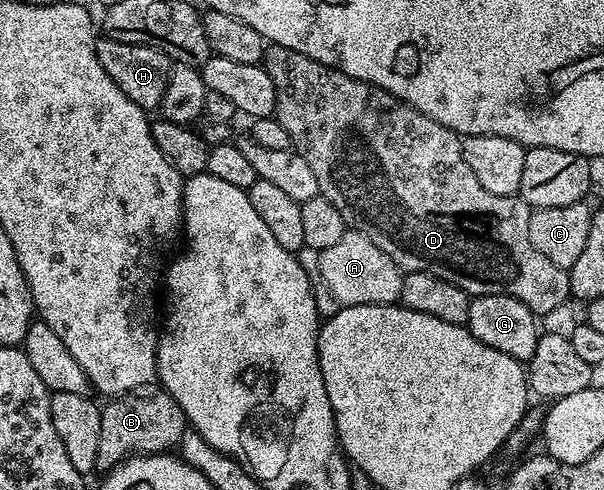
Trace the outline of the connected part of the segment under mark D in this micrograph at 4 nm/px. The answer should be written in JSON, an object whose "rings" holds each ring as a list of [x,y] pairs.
{"rings":[[[270,44],[266,48],[263,68],[267,71],[267,75],[271,75],[271,83],[275,83],[277,121],[283,123],[283,128],[287,130],[290,146],[296,149],[299,155],[303,155],[303,159],[307,159],[311,171],[315,174],[315,179],[319,179],[320,196],[335,203],[335,211],[339,211],[339,215],[343,215],[346,226],[353,231],[363,230],[371,239],[371,243],[375,243],[387,255],[391,255],[391,259],[400,269],[403,271],[421,270],[435,275],[439,279],[447,279],[447,283],[455,283],[455,287],[459,287],[464,293],[473,297],[483,295],[514,297],[519,299],[519,303],[523,303],[534,315],[552,311],[554,307],[564,305],[570,300],[568,272],[555,267],[555,263],[551,263],[551,259],[539,255],[539,251],[535,251],[535,247],[531,247],[531,235],[527,235],[530,205],[526,201],[522,201],[520,196],[491,195],[491,191],[479,187],[479,179],[475,179],[471,167],[467,167],[467,163],[463,160],[461,137],[458,133],[443,127],[443,123],[435,123],[435,119],[423,115],[415,107],[411,107],[395,95],[391,95],[371,83],[355,79],[343,71],[332,69],[329,65],[319,63],[299,51],[291,51],[282,45]]]}

